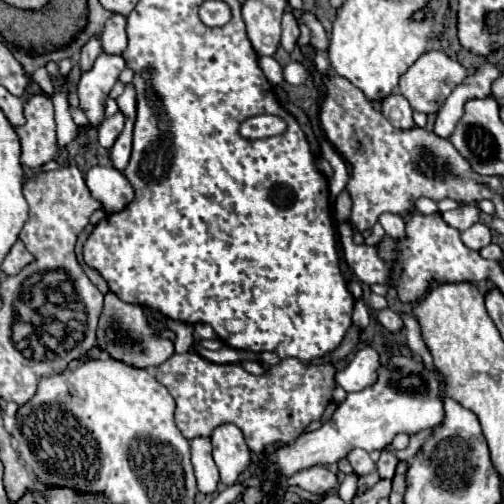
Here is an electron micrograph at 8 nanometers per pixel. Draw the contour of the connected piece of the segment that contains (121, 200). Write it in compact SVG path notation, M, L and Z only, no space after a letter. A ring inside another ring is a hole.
M94 166L86 174L86 184L106 212L120 212L134 198L134 188L128 178L114 166Z

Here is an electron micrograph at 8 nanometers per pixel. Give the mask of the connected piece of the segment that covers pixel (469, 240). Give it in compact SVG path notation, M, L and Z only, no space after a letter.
M474 224L468 230L462 232L462 242L470 248L470 250L480 250L484 246L490 244L490 228L484 224Z

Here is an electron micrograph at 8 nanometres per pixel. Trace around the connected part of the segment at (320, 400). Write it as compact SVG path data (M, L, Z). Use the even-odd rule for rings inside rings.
M192 350L184 354L174 354L156 368L156 380L166 386L176 400L176 424L186 440L194 440L198 436L208 438L214 428L232 422L242 430L246 444L254 454L264 454L266 448L274 448L280 444L292 444L312 420L320 420L328 402L332 400L332 390L336 386L334 374L336 366L330 362L304 366L294 358L286 358L280 364L270 366L266 374L252 376L240 364L214 364Z

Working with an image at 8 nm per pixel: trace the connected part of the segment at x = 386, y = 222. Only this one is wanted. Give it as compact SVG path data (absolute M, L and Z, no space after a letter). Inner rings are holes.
M386 212L386 214L378 216L378 222L382 224L382 228L386 230L388 236L394 236L394 238L402 238L404 236L404 220L402 220L402 216Z

